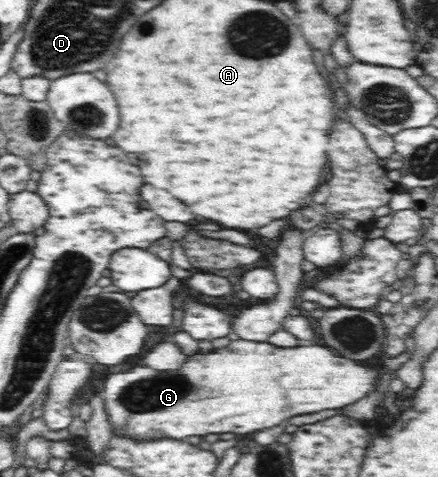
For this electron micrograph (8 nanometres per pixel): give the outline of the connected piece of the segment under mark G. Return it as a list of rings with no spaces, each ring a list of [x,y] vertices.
[[[232,340],[229,345],[207,353],[188,356],[186,363],[172,371],[158,371],[152,366],[140,365],[130,371],[112,373],[104,383],[104,402],[108,422],[116,435],[134,440],[187,437],[210,434],[235,433],[238,437],[254,435],[280,425],[284,419],[304,413],[318,413],[324,409],[340,409],[366,397],[380,377],[380,369],[360,365],[352,359],[332,355],[328,347],[300,345],[300,347],[276,347],[268,341]]]

